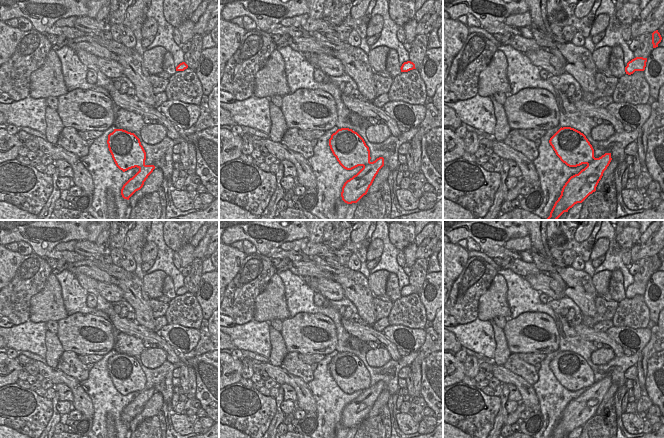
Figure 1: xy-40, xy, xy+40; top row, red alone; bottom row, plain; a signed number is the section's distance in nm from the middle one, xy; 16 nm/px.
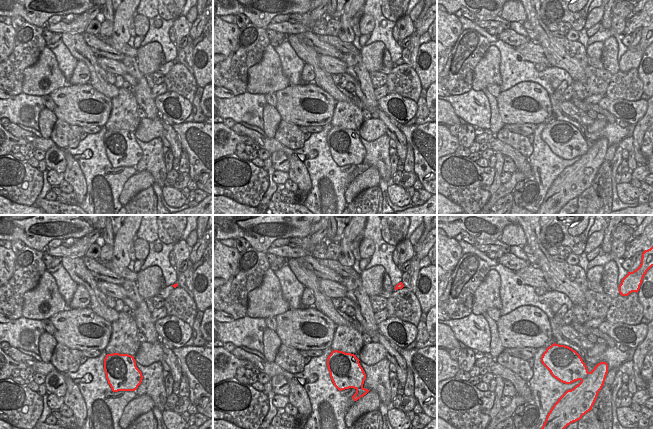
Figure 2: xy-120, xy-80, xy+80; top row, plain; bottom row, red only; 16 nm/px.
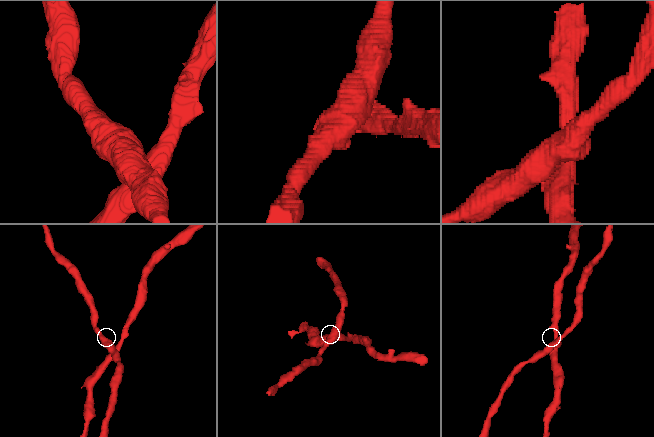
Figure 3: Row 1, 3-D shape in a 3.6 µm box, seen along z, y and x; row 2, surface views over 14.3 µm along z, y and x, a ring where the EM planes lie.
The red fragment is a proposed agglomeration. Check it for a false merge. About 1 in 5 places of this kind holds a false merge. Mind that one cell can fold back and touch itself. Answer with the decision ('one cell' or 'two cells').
one cell

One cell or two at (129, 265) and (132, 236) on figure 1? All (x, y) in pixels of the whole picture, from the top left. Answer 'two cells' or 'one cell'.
one cell

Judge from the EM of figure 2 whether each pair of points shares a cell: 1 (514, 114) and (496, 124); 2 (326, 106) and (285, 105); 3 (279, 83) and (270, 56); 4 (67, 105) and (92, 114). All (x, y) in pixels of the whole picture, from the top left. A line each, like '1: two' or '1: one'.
1: two
2: one
3: one
4: one

